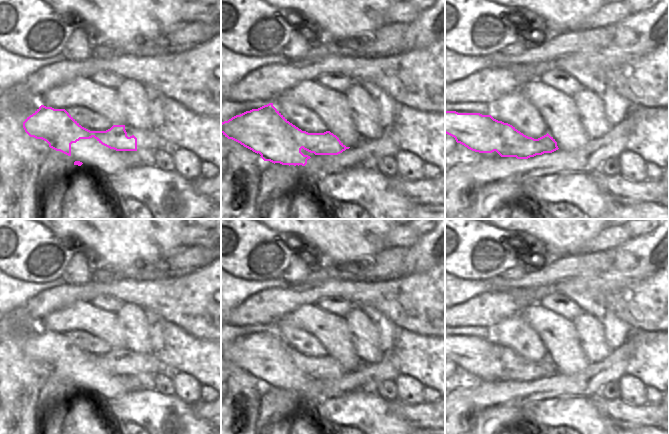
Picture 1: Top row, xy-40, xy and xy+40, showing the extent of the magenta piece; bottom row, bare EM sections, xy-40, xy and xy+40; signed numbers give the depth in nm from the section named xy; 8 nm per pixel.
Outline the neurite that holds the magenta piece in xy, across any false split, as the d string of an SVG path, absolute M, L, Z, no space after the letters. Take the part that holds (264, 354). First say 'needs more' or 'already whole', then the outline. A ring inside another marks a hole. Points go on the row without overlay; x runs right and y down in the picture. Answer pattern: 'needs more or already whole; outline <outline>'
needs more; outline M273 327L222 346L221 357L259 377L264 385L289 390L305 390L313 379L338 379L350 372L330 355L302 355L290 347Z

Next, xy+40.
already whole; outline M445 335L445 357L472 375L496 375L501 381L528 383L559 373L555 363L548 357L534 363L508 347L480 337Z

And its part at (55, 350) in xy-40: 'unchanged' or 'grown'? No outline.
grown

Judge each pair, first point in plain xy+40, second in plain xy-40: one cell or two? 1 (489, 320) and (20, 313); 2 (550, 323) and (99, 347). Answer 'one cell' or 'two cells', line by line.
1: two cells
2: two cells

